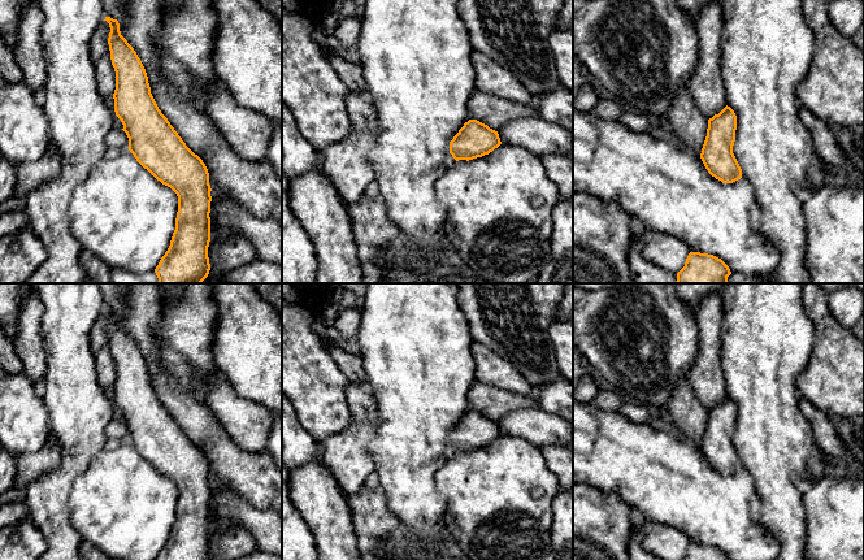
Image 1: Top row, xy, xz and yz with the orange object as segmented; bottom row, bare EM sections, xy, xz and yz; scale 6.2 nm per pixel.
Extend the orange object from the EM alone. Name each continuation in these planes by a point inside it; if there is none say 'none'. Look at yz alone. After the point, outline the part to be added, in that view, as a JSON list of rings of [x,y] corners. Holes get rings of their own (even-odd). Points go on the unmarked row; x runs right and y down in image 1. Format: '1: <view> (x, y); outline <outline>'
1: yz (767, 339); outline [[[725,283],[721,326],[721,365],[725,388],[737,407],[733,444],[756,485],[761,521],[780,542],[778,560],[806,560],[807,521],[803,498],[793,478],[826,476],[826,455],[816,444],[812,427],[798,407],[796,378],[808,364],[815,344],[815,329],[803,311],[802,283]]]

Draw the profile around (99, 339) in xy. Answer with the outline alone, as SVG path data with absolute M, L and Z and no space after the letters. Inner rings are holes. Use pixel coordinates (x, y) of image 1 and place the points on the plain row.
M103 312L90 334L90 347L95 357L97 381L103 388L113 387L116 381L116 363L112 356L108 335L109 324L109 314Z

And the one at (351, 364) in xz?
M322 337L322 346L352 382L365 386L366 375L360 355L343 348L329 337Z

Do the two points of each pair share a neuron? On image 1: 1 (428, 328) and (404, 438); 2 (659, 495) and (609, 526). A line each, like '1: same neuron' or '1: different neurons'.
1: same neuron
2: different neurons

